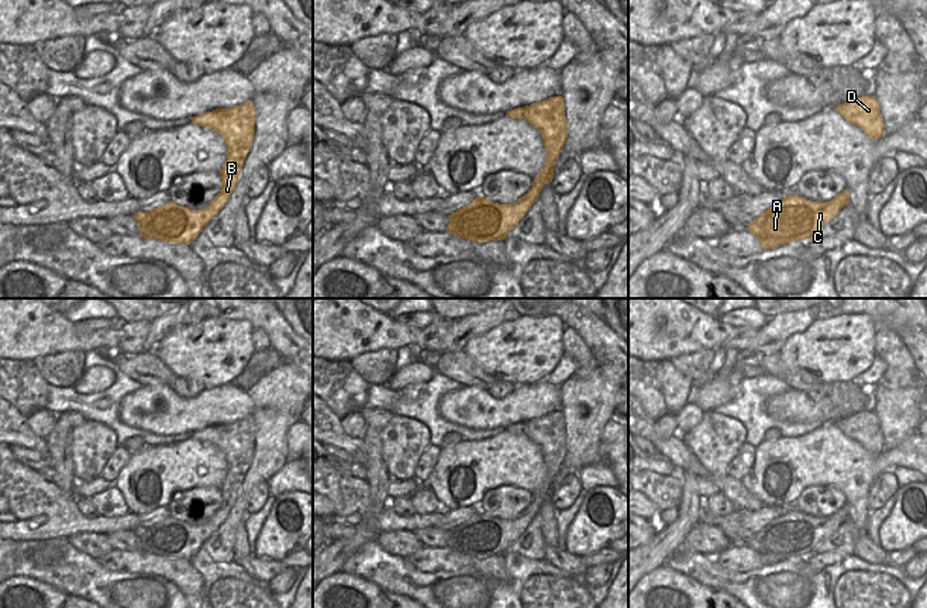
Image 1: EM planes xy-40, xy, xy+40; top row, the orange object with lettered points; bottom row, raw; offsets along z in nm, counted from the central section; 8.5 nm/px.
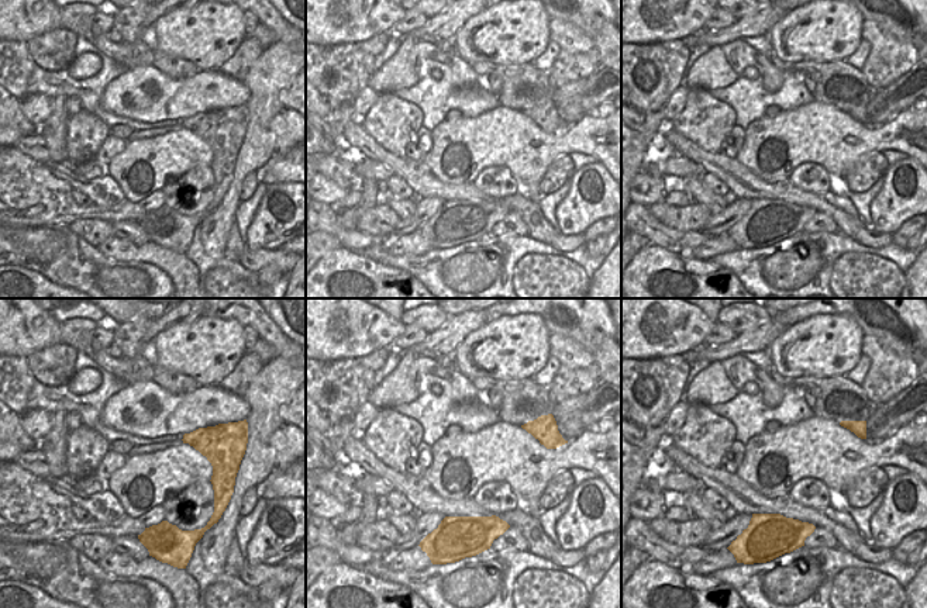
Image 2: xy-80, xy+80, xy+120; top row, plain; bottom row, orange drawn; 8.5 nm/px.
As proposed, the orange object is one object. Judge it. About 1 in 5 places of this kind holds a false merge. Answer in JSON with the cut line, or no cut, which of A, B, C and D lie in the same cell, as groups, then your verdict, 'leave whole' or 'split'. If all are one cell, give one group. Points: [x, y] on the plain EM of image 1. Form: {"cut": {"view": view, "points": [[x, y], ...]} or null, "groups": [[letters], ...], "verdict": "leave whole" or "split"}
{"cut": null, "groups": [["A", "B", "C", "D"]], "verdict": "leave whole"}

